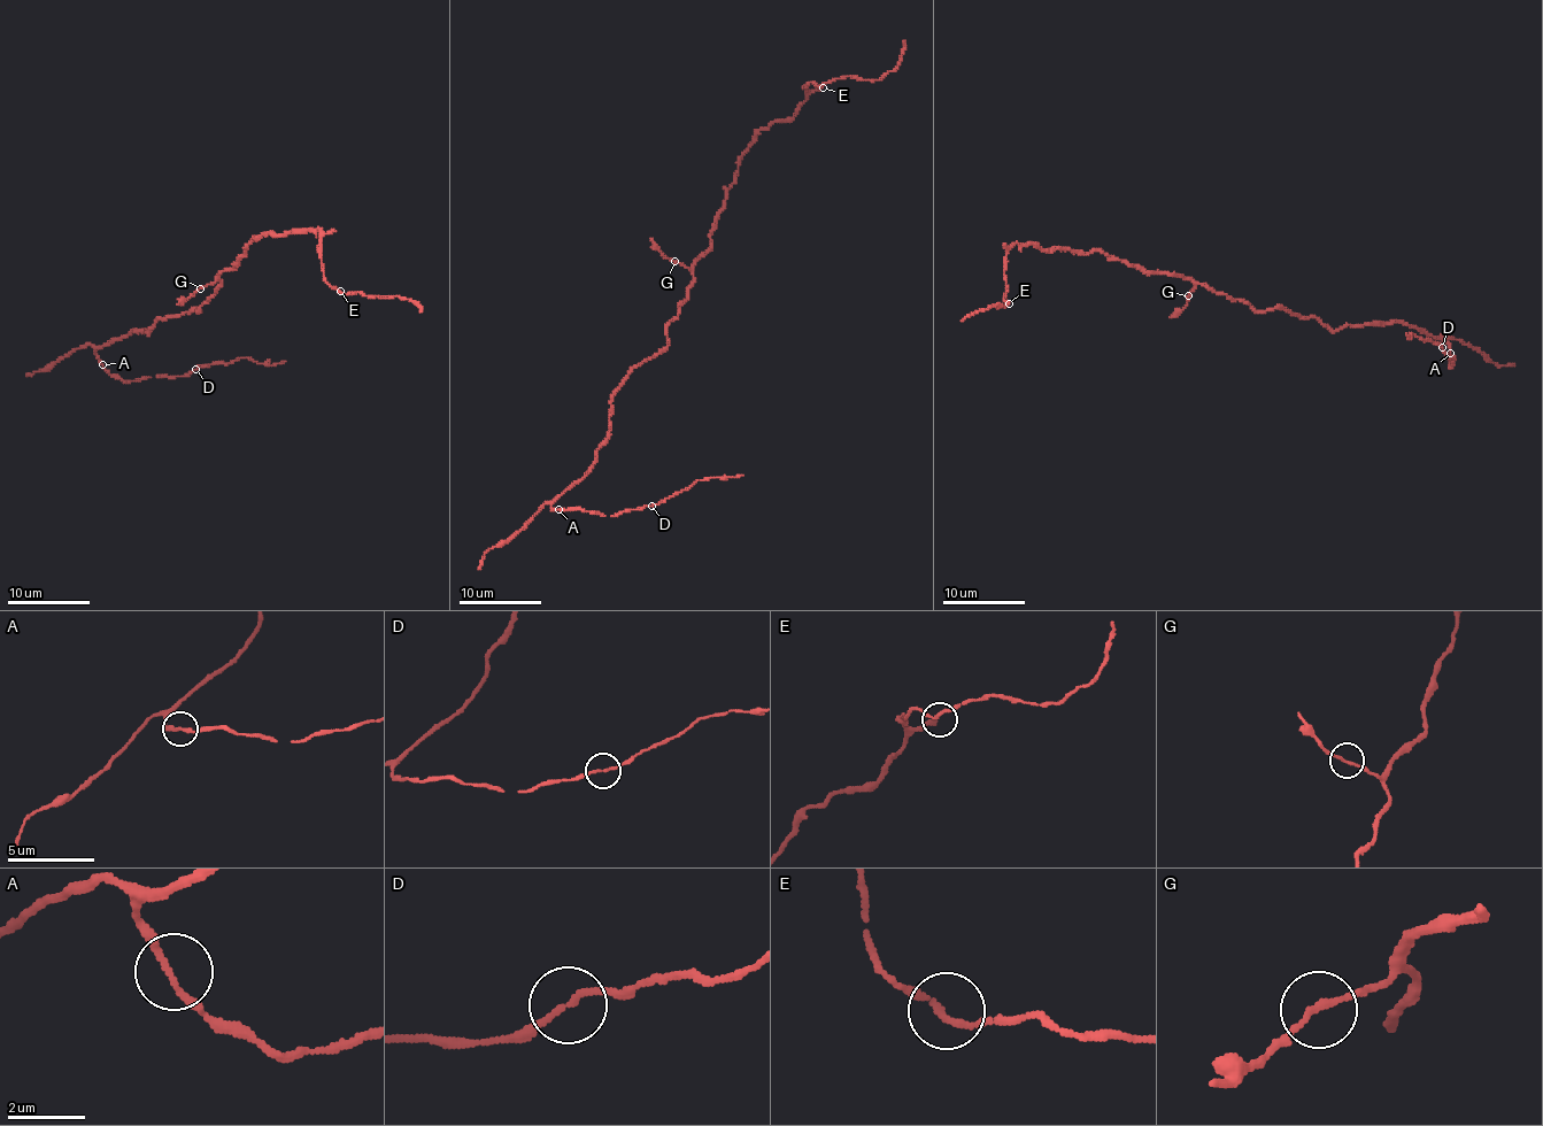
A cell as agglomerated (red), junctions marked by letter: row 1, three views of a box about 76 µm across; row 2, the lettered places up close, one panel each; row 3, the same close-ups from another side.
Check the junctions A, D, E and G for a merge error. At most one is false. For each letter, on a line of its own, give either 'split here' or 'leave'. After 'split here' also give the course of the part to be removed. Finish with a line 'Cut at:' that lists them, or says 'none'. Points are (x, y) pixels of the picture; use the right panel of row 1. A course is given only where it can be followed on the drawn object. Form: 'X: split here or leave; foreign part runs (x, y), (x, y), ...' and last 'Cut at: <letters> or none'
A: leave
D: leave
E: leave
G: leave
Cut at: none

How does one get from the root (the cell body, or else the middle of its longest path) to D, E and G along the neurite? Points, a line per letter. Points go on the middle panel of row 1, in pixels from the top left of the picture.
D: (676, 317), (668, 345), (632, 369), (610, 399), (609, 436), (593, 468), (550, 507), (603, 516), (650, 506)
E: (676, 317), (738, 159), (761, 130), (794, 115), (805, 84), (823, 87)
G: (676, 317), (693, 276), (674, 261)

